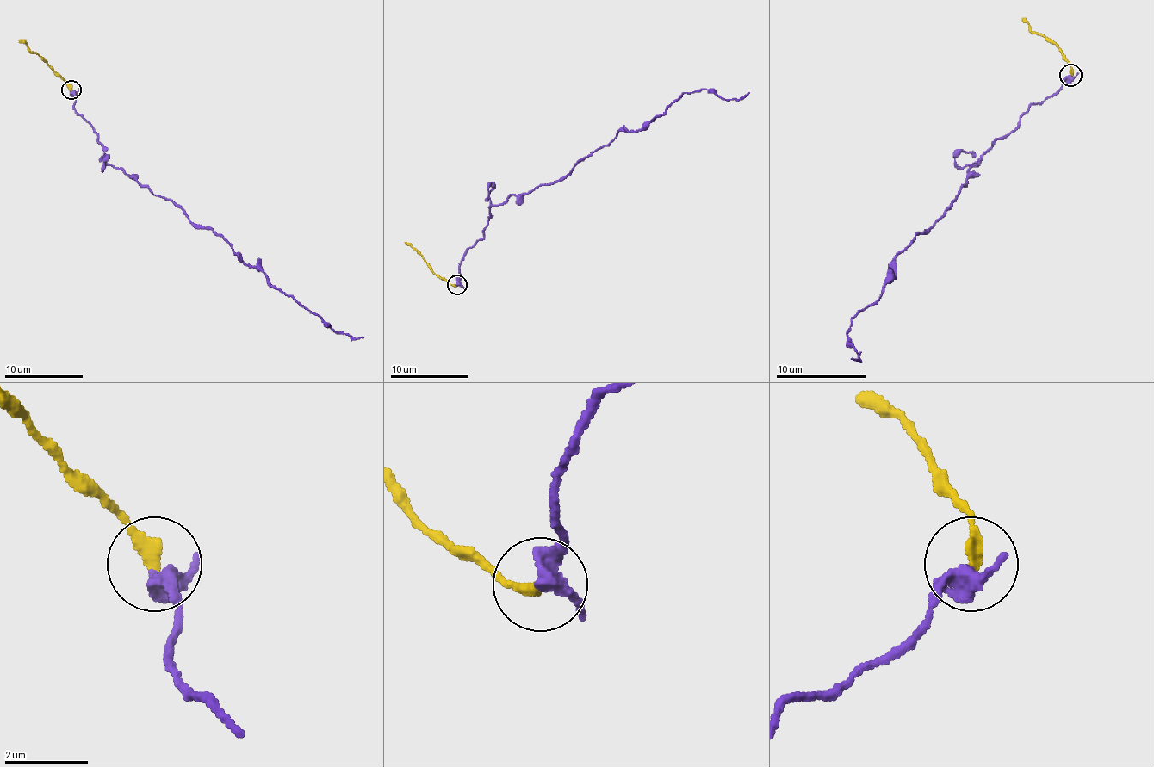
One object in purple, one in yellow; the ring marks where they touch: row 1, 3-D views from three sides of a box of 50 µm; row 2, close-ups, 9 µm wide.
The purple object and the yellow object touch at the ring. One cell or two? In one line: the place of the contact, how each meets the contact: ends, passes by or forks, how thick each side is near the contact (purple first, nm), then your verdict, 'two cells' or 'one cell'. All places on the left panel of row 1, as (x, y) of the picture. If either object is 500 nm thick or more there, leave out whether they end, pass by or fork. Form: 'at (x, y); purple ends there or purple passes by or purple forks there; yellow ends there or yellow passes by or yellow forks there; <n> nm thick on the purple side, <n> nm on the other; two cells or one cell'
at (71, 89); purple passes by; yellow ends there; 360 nm thick on the purple side, 320 nm on the other; two cells

